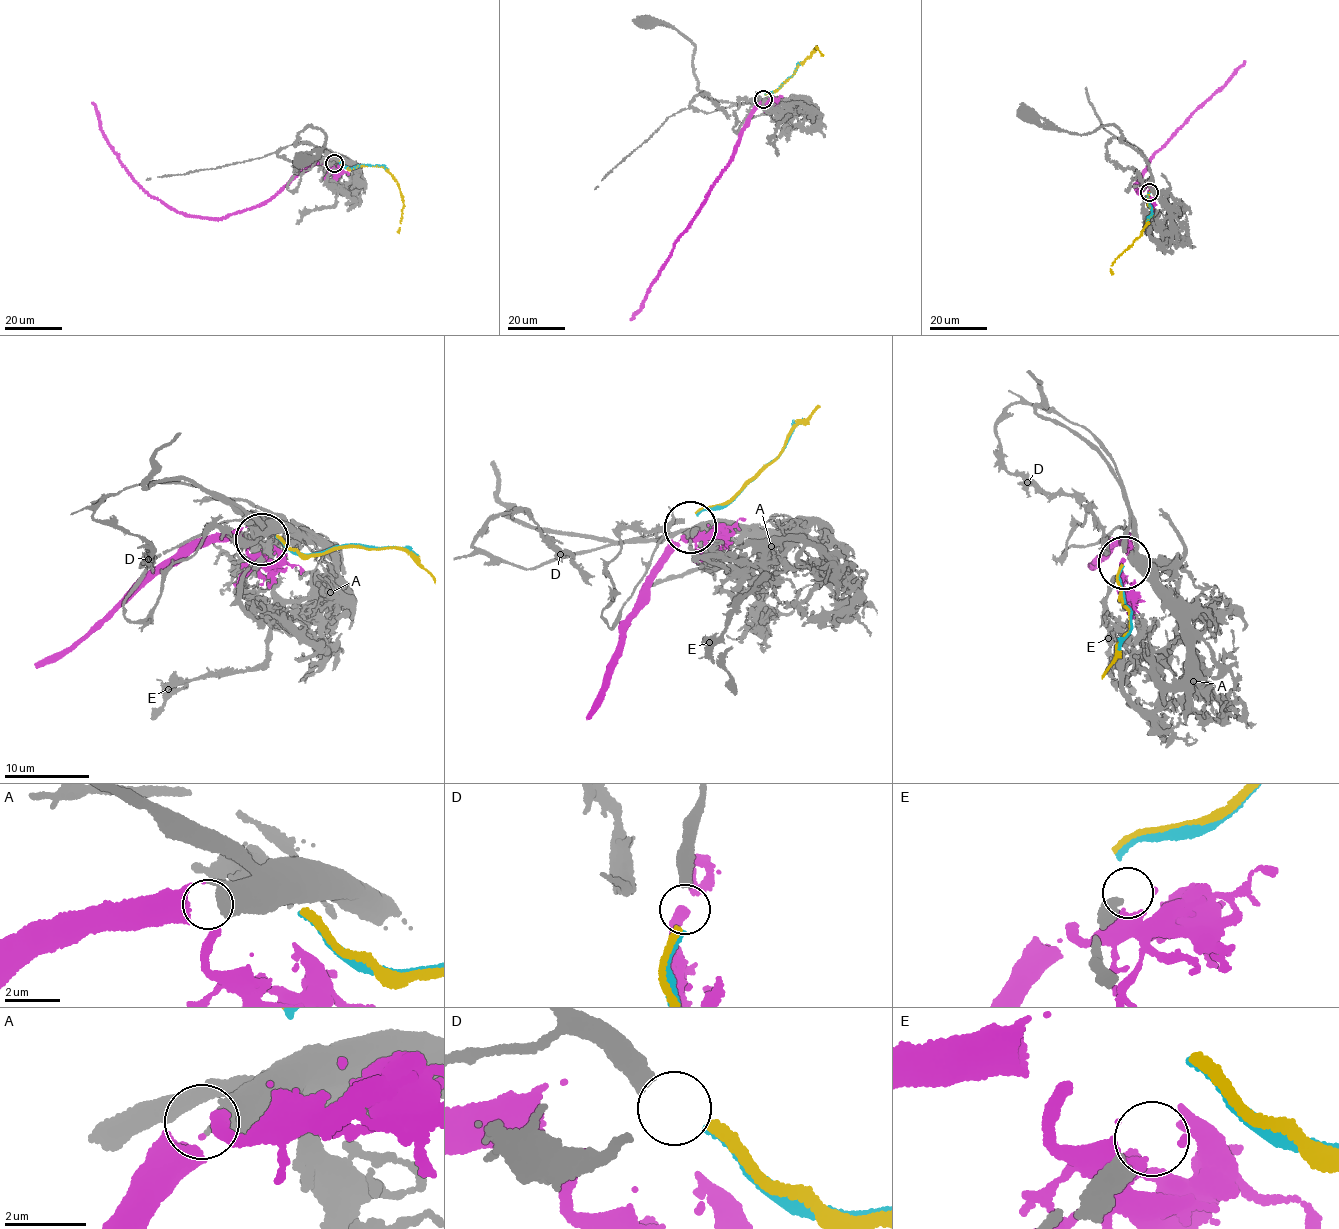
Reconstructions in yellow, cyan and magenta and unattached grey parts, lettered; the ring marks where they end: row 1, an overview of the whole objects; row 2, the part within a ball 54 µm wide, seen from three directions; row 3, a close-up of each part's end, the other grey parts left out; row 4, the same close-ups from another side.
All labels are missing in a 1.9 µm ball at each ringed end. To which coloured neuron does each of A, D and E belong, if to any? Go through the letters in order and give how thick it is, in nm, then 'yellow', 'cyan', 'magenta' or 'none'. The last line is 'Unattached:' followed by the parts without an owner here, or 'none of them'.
A: 500 nm thick; magenta
D: 480 nm thick; yellow
E: 440 nm thick; none
Unattached: E

